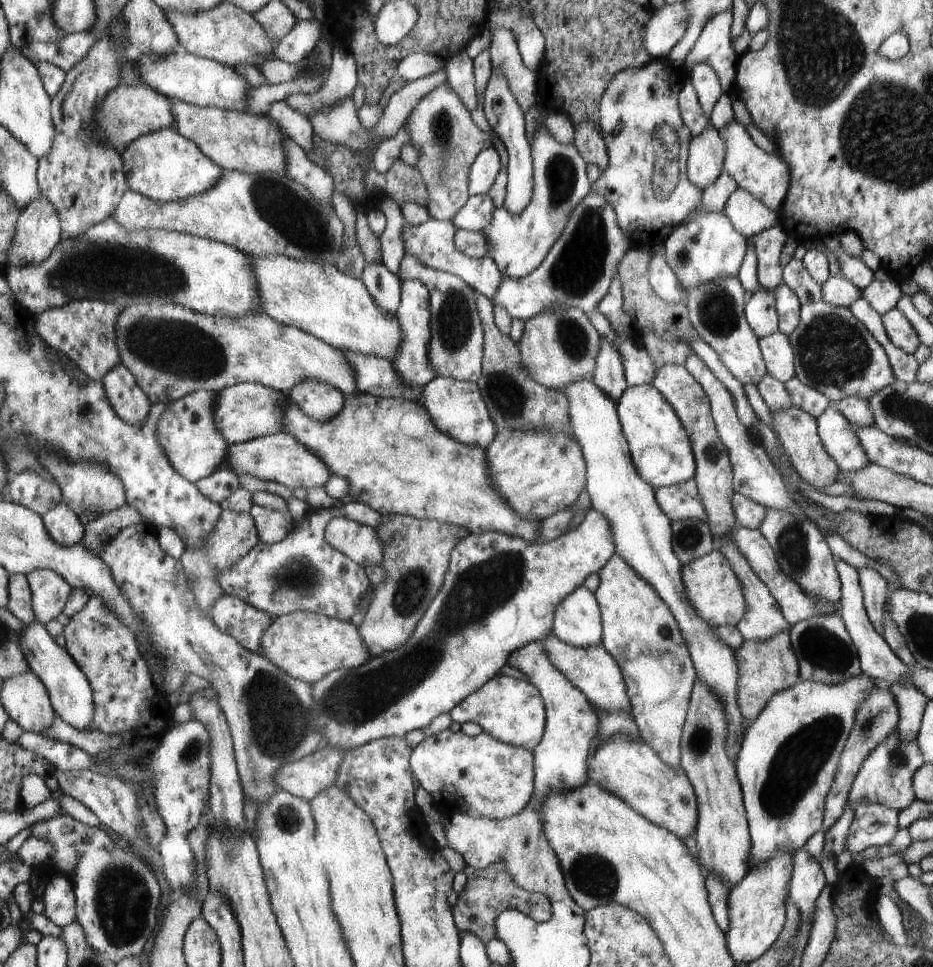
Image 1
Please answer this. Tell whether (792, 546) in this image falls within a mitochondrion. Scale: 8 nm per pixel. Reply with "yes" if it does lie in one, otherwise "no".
yes

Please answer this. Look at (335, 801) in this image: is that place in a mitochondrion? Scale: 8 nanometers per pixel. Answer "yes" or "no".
no

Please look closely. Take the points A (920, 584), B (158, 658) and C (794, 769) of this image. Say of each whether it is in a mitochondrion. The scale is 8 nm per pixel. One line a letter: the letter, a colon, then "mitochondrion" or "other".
A: other
B: other
C: mitochondrion

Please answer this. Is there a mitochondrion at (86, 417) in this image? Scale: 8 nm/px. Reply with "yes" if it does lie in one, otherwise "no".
yes

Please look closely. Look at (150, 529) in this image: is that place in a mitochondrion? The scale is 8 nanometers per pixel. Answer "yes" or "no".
no

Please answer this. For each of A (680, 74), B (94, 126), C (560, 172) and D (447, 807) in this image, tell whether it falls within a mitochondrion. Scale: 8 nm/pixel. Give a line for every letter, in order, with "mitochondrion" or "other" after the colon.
A: other
B: other
C: mitochondrion
D: other

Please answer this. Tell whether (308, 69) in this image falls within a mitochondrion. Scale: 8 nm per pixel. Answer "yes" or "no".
no

